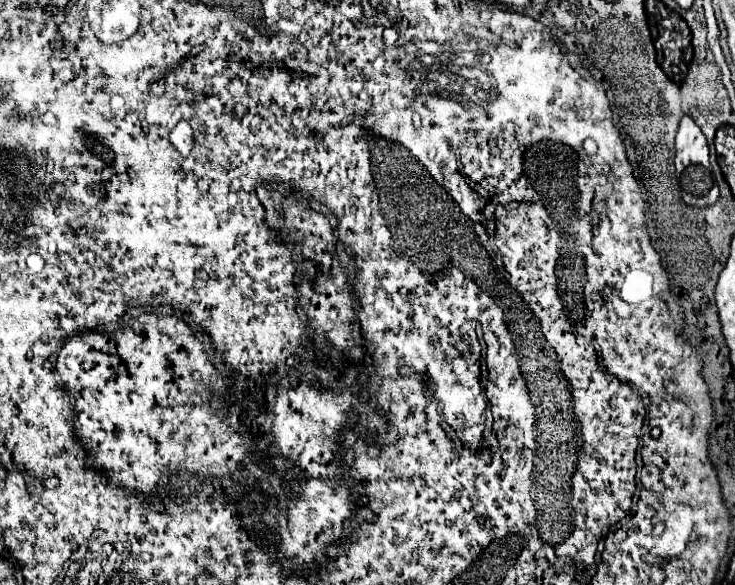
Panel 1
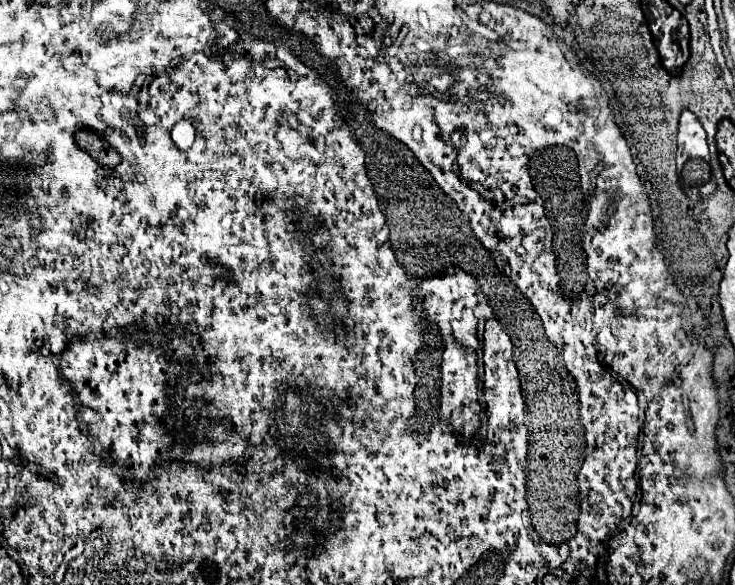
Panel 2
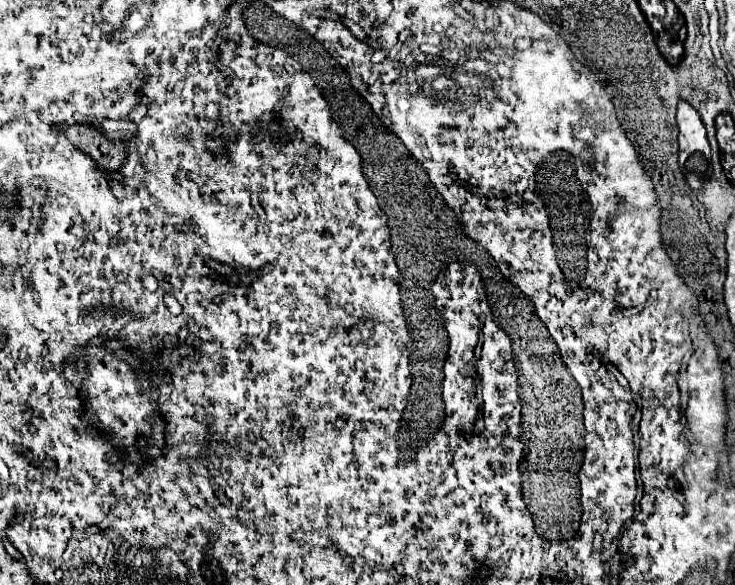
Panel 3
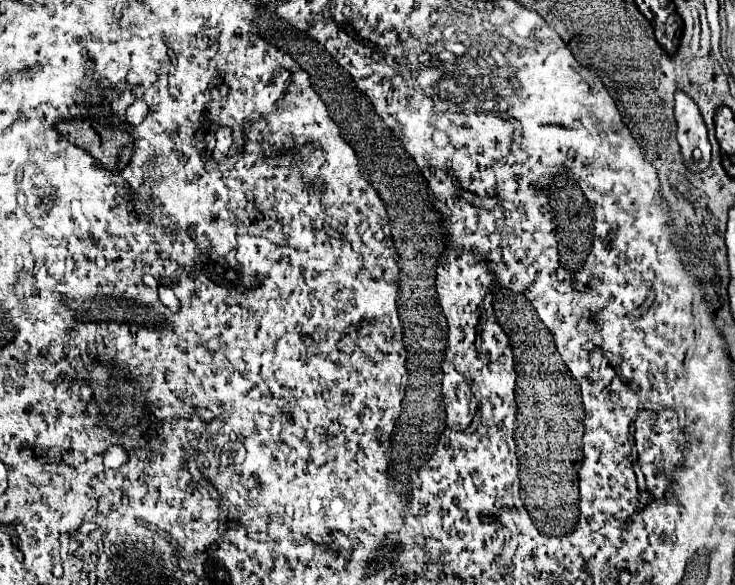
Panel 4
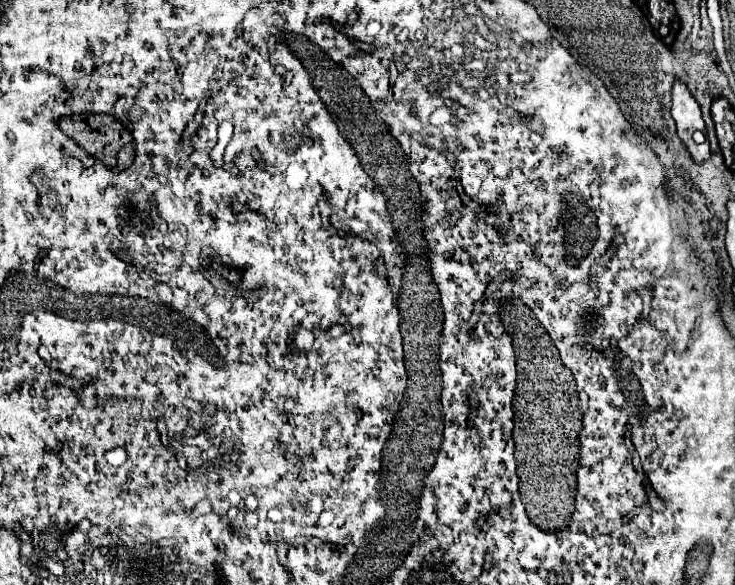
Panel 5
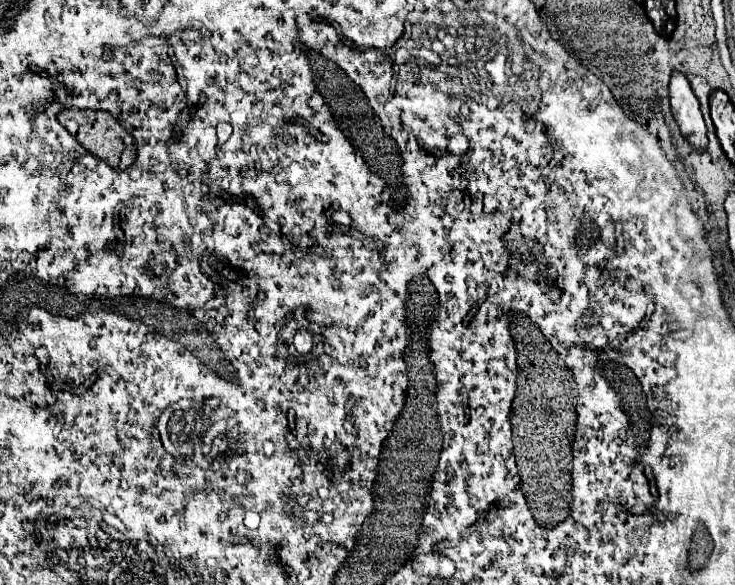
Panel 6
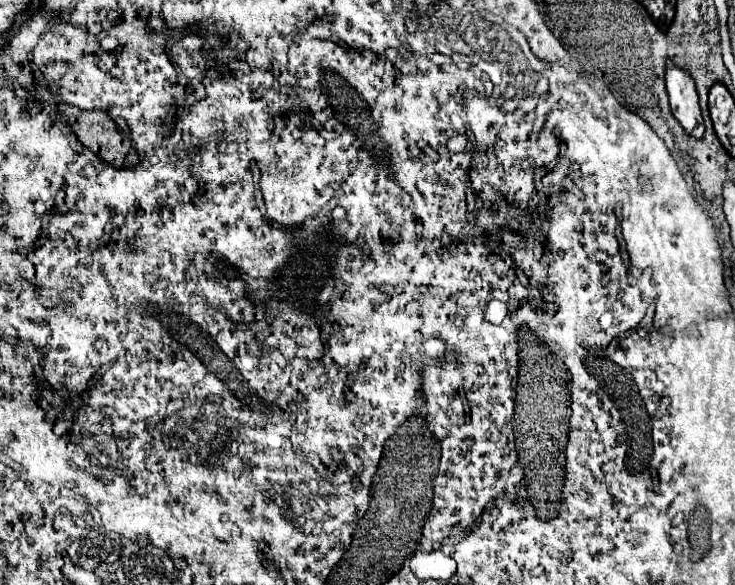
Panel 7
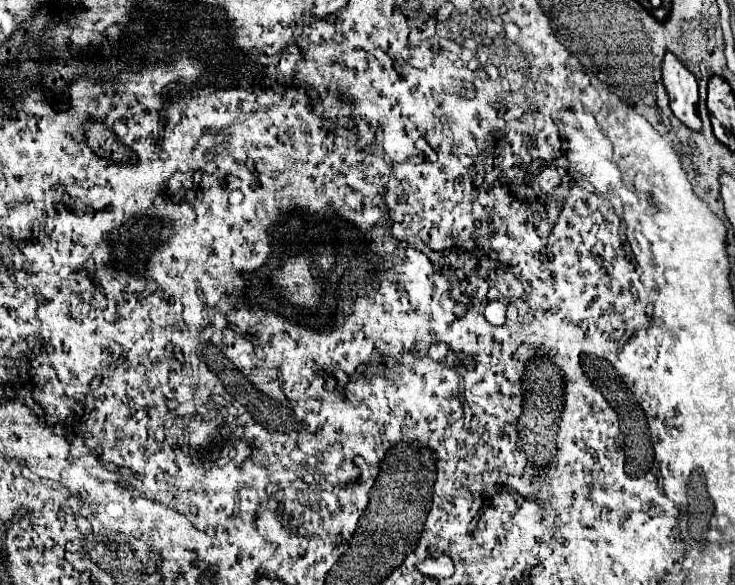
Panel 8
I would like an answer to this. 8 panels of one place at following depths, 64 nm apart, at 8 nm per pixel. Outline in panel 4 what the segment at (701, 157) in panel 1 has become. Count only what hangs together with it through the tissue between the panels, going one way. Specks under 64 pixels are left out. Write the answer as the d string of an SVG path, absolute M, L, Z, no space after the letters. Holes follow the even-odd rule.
M676 90L676 104L674 104L674 118L678 124L678 142L682 146L686 166L696 166L694 150L702 152L702 162L710 158L710 142L706 136L706 124L696 102L686 96L682 90Z

